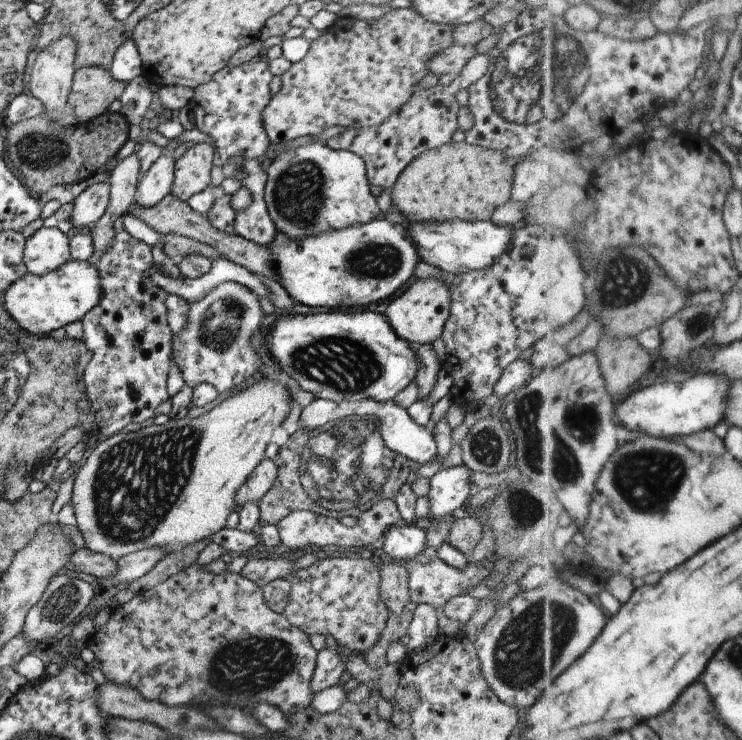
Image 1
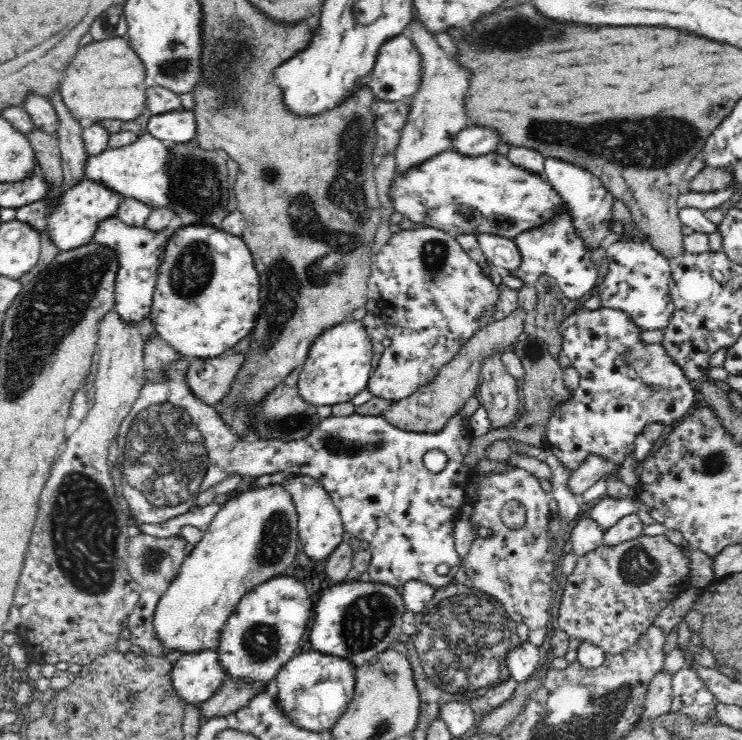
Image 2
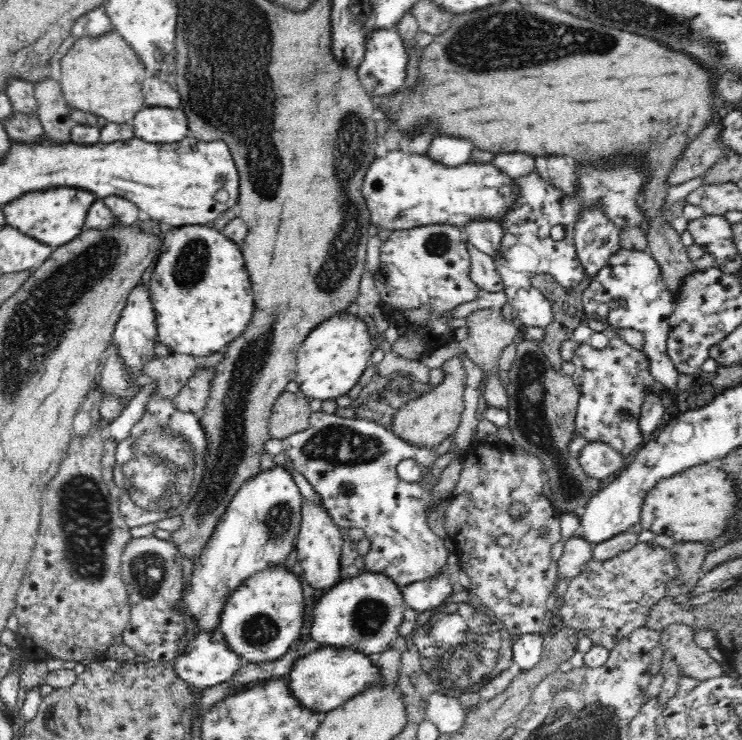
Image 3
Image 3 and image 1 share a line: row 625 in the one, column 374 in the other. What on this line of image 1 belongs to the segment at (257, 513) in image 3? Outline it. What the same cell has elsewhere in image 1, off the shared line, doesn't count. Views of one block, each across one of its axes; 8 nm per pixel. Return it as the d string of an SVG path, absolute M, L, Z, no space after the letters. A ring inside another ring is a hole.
M312 143L276 156L268 168L264 198L277 232L287 240L300 241L380 218L370 185L366 164L360 156Z

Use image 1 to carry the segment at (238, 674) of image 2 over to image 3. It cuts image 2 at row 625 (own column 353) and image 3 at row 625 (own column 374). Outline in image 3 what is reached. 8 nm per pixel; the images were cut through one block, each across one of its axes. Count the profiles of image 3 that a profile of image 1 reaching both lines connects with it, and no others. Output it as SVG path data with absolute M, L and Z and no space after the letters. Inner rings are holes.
M280 565L250 576L248 580L244 580L244 584L240 584L240 587L236 588L236 592L232 592L232 596L224 603L224 612L222 612L218 630L222 632L228 647L236 653L236 656L240 657L242 663L270 663L282 657L285 652L290 650L292 643L300 638L304 614L302 584L292 571Z

